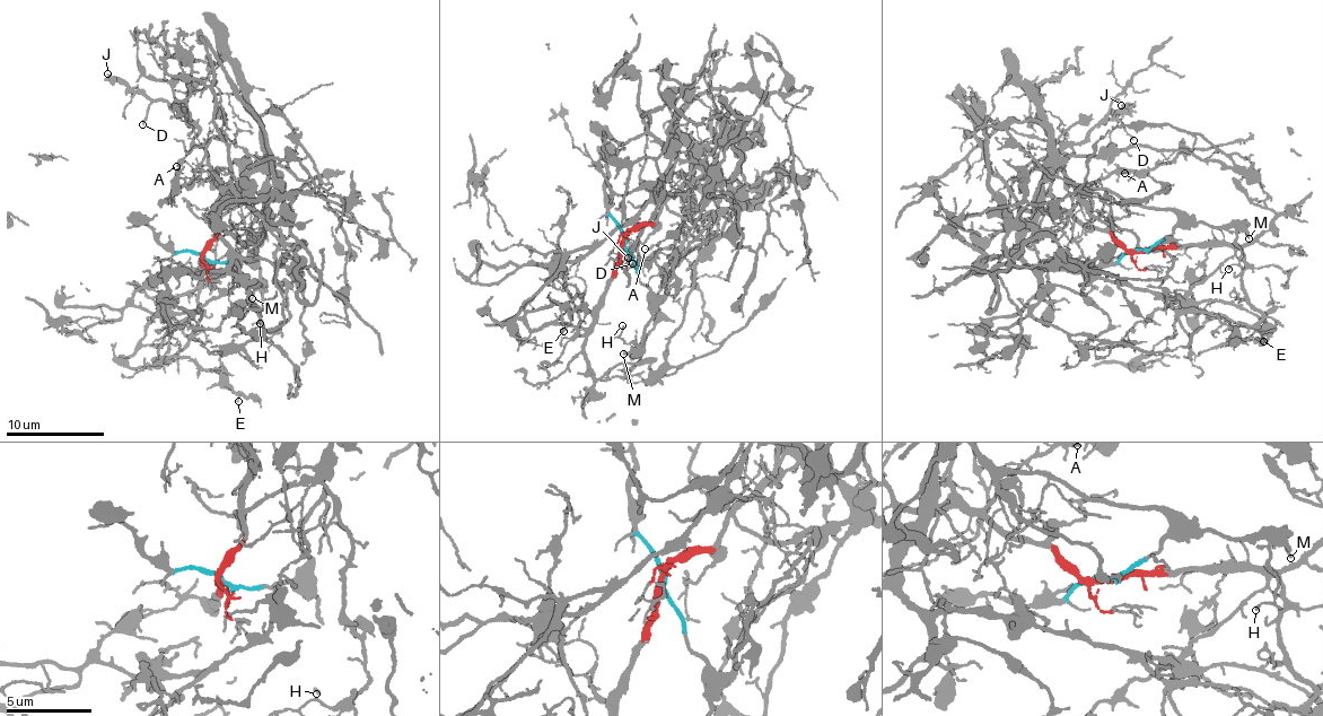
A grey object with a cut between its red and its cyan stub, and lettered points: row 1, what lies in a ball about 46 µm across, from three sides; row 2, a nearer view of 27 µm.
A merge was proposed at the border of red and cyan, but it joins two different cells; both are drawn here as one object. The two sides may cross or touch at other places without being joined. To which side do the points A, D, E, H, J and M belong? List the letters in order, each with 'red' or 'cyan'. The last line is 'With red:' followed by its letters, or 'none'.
A: red
D: red
E: red
H: cyan
J: red
M: cyan
With red: A, D, E, J

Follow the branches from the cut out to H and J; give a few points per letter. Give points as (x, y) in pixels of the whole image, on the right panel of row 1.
H: (1139, 251), (1172, 236), (1176, 227), (1205, 223), (1225, 226), (1235, 232), (1241, 253), (1241, 260), (1227, 269)
J: (1139, 251), (1122, 246), (1103, 229), (1086, 228), (1061, 208), (1050, 189), (1060, 153), (1129, 107), (1122, 105)

